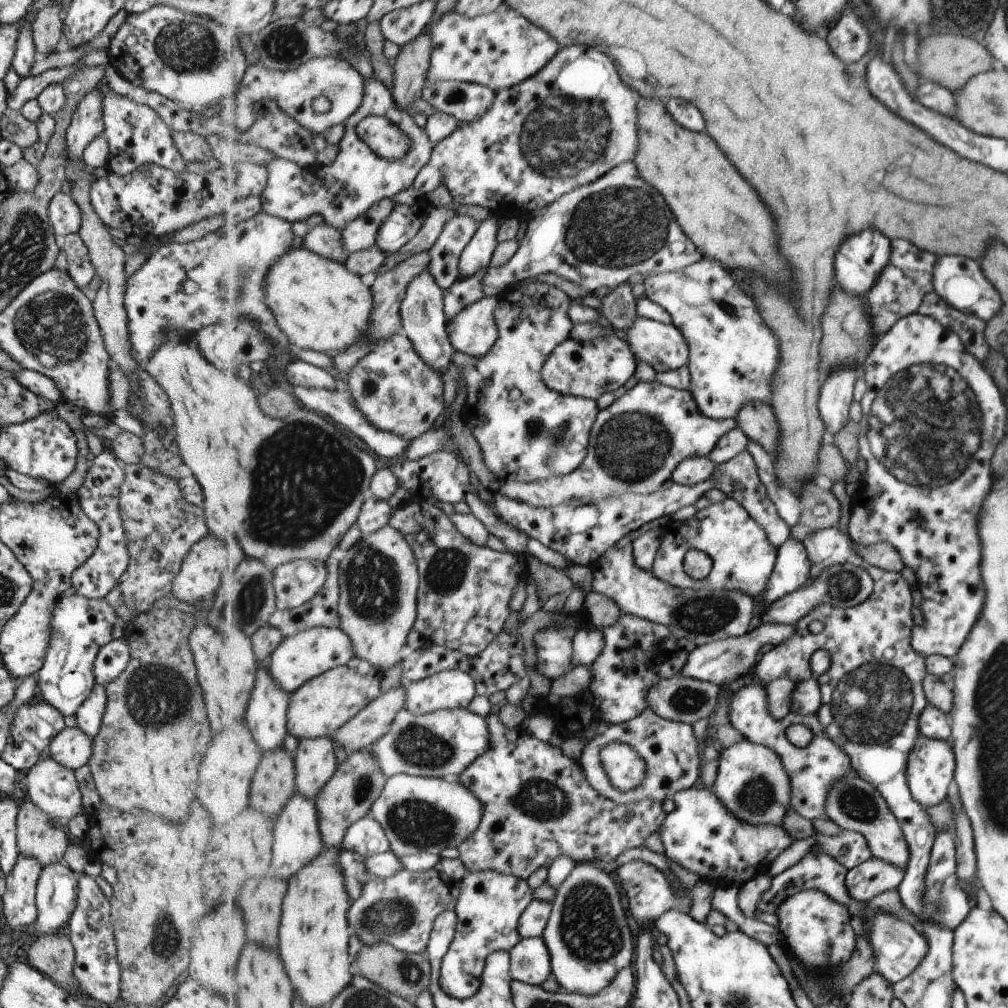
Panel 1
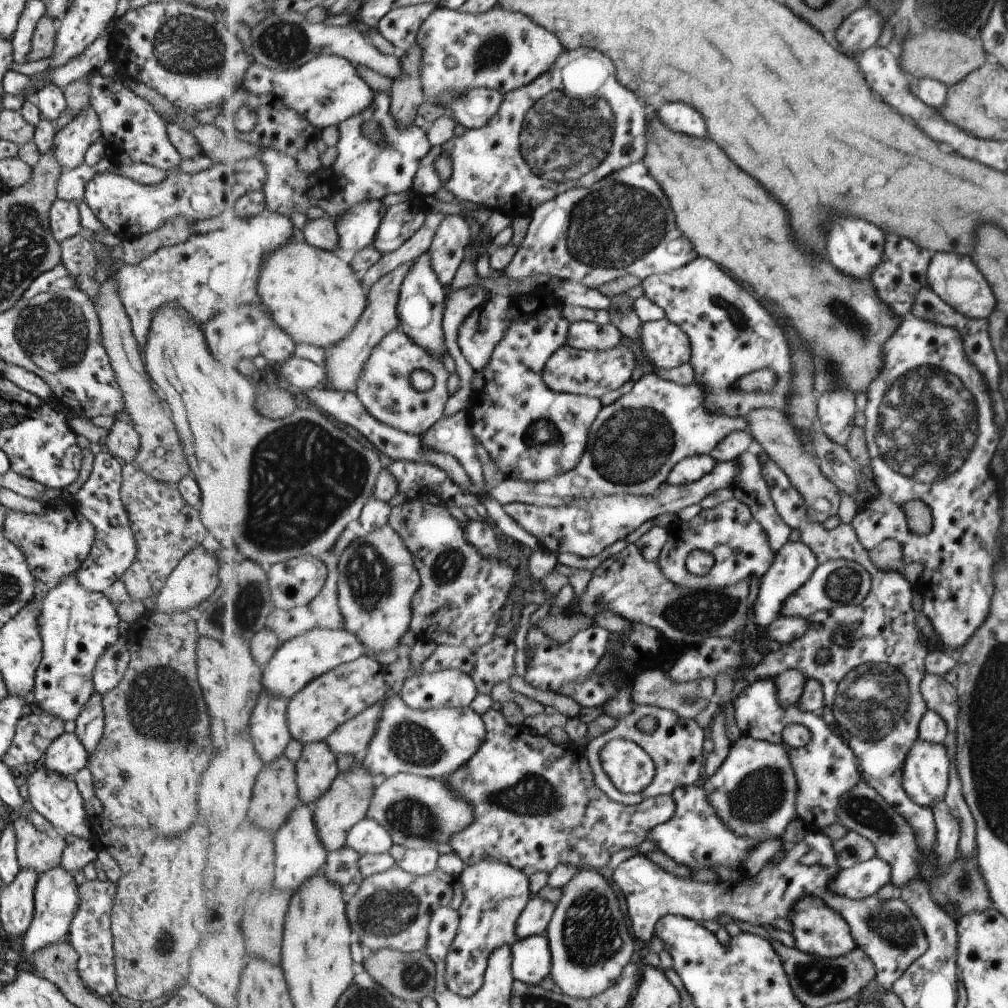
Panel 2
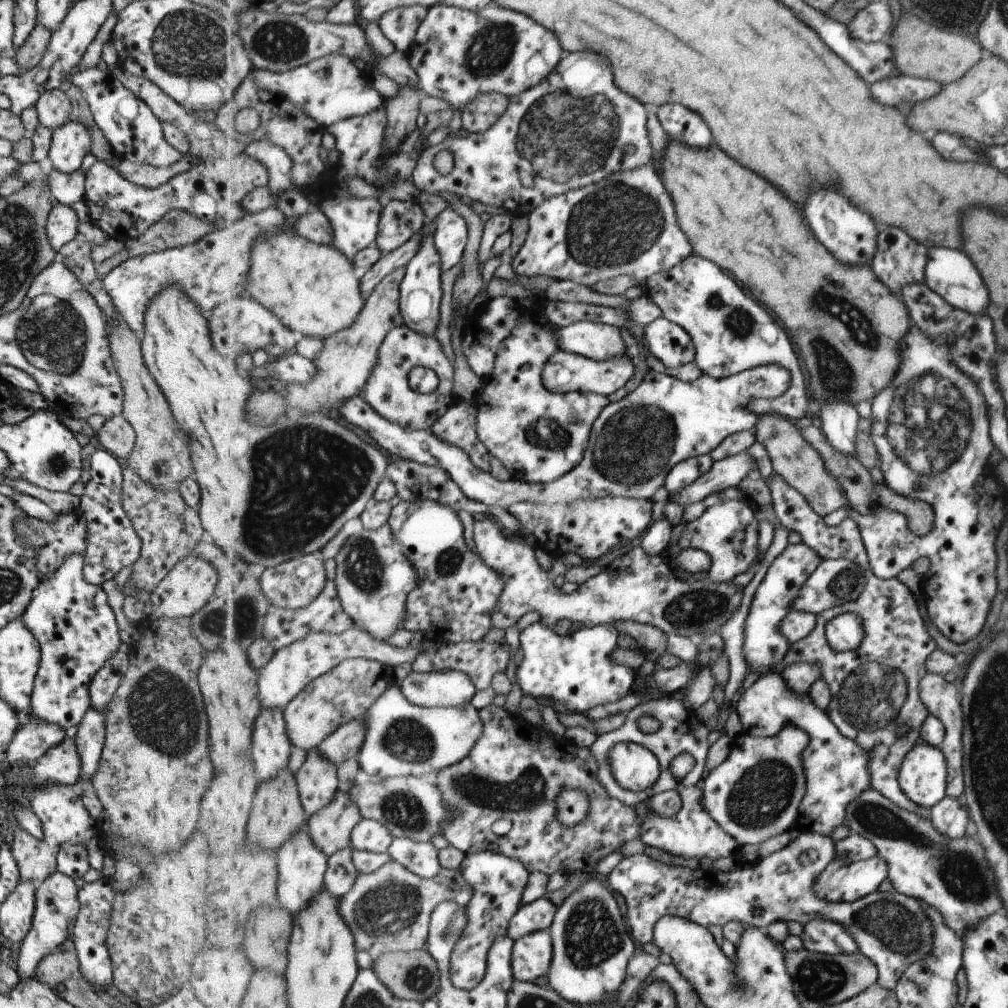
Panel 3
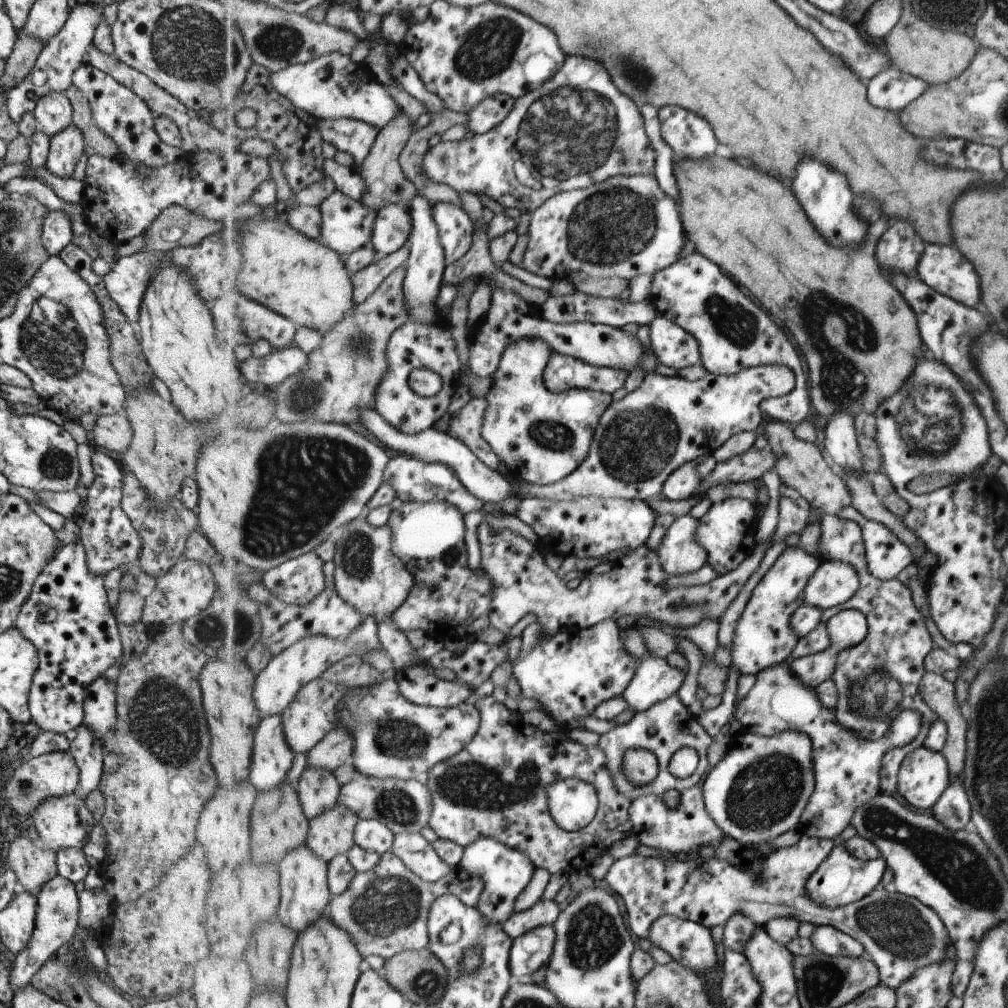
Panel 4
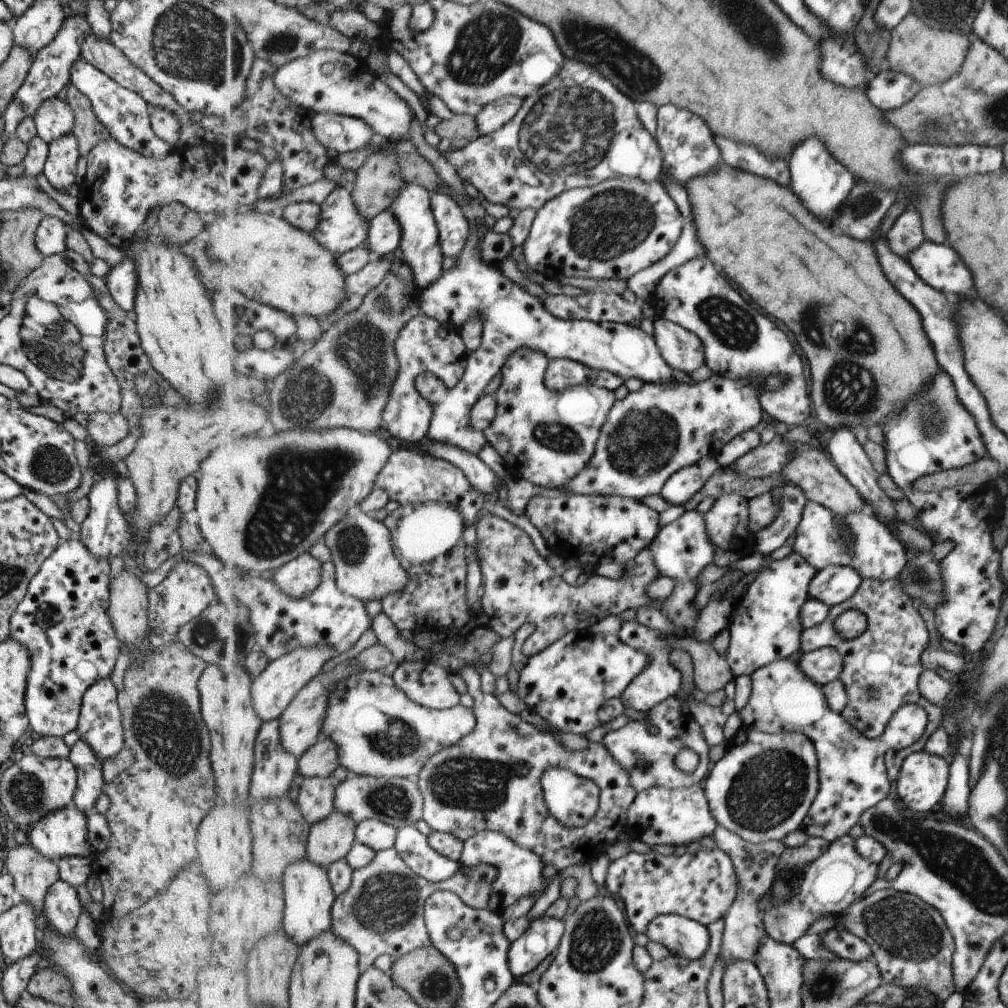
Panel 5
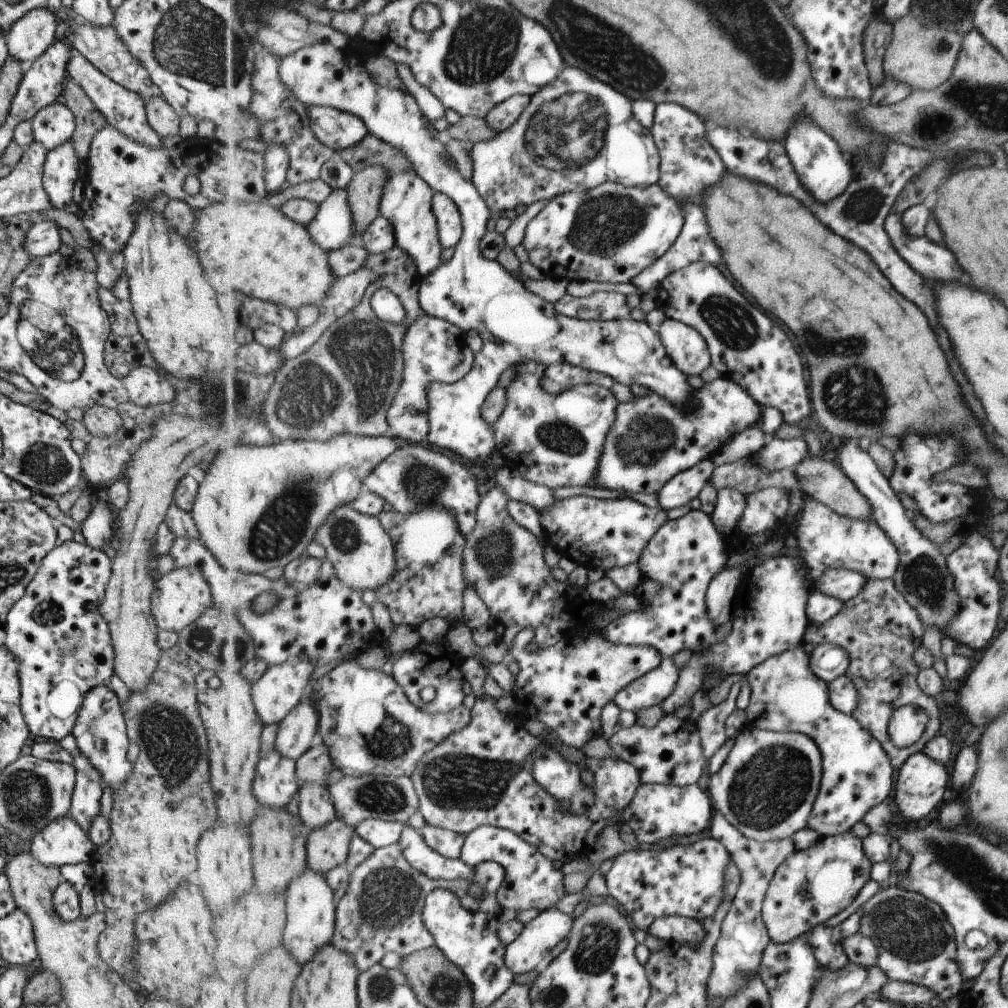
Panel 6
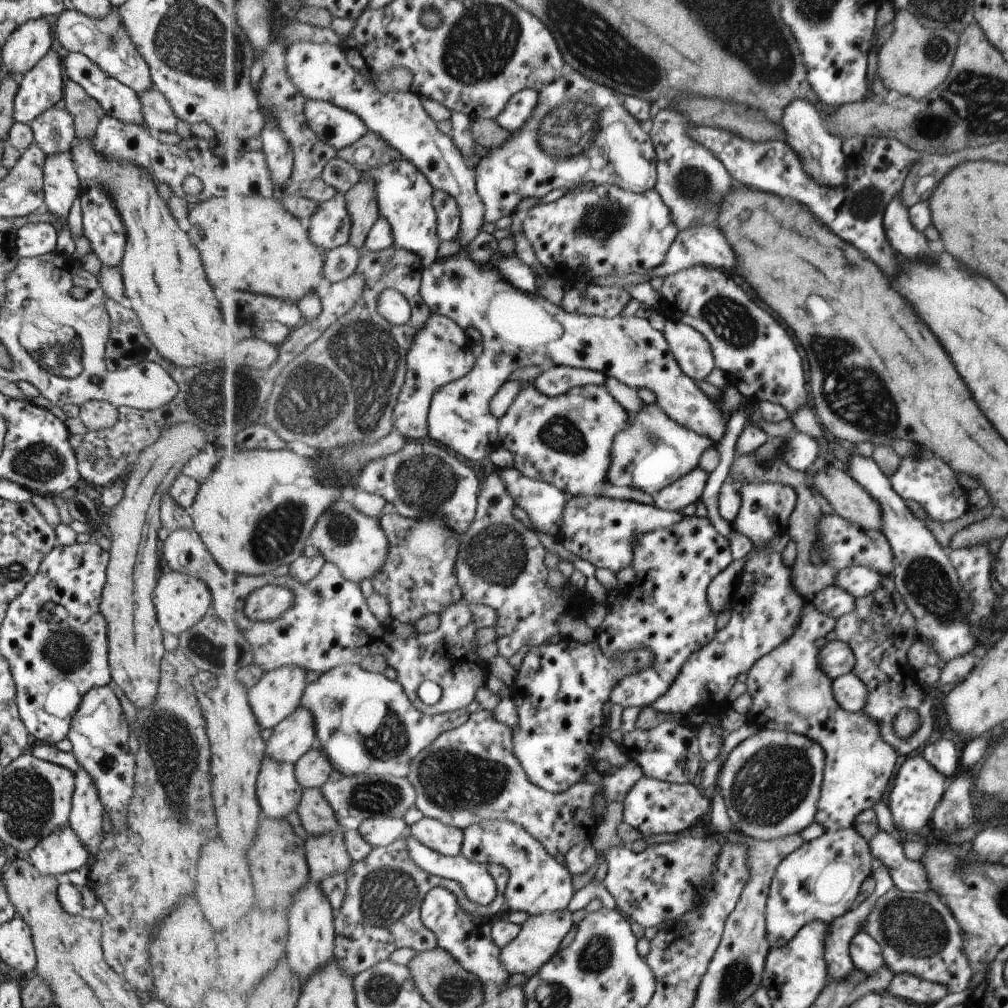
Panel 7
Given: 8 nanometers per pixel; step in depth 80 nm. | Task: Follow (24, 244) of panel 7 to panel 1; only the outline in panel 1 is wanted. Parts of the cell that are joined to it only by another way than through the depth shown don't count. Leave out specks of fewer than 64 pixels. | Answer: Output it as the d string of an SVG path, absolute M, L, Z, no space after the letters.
M58 191L48 203L47 215L54 237L58 240L67 234L78 233L80 211L69 193Z

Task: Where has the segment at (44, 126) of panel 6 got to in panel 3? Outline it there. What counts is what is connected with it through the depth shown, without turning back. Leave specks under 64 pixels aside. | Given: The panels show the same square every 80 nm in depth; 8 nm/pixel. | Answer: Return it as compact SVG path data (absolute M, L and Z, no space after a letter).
M59 89L42 92L34 104L38 122L55 130L69 120L70 102L65 93Z

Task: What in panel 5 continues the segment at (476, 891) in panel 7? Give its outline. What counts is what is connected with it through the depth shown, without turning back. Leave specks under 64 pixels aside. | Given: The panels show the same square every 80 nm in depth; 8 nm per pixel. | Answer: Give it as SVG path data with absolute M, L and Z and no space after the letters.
M414 826L398 830L395 848L404 857L412 872L438 883L462 872L463 865L438 853L430 844L428 836Z

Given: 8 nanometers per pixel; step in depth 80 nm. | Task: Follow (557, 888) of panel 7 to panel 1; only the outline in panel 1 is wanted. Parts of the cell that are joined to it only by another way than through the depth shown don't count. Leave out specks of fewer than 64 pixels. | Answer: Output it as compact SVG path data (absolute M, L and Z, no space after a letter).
M496 871L469 872L460 887L455 910L458 914L458 927L442 962L440 983L449 996L468 999L475 996L482 985L488 957L497 951L511 952L522 941L517 930L519 918L533 902L533 892L528 880Z

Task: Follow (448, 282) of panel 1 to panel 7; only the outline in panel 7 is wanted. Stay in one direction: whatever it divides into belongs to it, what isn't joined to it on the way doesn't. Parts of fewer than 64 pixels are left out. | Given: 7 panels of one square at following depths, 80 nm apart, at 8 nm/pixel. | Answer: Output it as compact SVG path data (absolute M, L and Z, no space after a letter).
M436 191L433 204L437 211L440 239L447 240L447 242L456 240L462 225L460 205L453 196L445 191Z

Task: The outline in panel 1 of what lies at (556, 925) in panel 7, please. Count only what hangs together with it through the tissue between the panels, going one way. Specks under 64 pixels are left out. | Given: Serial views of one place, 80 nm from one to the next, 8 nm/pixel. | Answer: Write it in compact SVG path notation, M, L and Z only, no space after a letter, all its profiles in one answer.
M543 936L523 939L512 948L510 955L510 972L515 981L541 986L553 973L552 955Z

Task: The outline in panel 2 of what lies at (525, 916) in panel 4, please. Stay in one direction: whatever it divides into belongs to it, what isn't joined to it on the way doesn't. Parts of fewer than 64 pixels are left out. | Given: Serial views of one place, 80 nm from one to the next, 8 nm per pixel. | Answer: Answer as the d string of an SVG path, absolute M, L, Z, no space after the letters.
M533 896L517 919L517 938L526 939L530 936L547 934L546 930L553 918L555 909L555 904L539 896Z

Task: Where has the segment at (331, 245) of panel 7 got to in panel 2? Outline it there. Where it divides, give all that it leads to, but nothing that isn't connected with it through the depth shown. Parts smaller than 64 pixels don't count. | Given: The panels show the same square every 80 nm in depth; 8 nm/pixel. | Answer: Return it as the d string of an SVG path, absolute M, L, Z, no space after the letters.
M380 200L367 201L337 218L336 227L340 236L337 254L342 259L350 262L358 252L376 242L387 208Z

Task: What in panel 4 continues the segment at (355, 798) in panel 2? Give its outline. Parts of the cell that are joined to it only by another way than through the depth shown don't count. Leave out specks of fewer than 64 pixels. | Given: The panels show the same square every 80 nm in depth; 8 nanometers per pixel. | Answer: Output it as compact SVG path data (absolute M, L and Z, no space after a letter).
M343 805L310 820L308 845L328 863L339 855L347 855L356 844L356 826L360 816Z

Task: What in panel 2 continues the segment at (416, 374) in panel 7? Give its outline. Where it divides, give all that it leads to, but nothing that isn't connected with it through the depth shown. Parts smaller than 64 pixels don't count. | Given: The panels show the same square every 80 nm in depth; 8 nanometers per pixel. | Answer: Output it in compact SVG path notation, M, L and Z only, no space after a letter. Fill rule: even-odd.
M397 329L390 332L372 352L356 393L365 408L383 424L406 433L424 435L445 414L445 406L451 398L447 388L449 374L445 364L433 357L428 349L421 348L408 333ZM418 370L434 376L435 384L430 391L418 391L412 383L412 374Z

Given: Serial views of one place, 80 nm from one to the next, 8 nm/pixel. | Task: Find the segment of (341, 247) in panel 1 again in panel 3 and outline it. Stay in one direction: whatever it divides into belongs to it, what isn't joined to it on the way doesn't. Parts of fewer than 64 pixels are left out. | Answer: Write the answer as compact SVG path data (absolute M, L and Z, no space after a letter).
M313 207L295 224L297 233L320 245L331 245L334 242L334 228L328 216L321 208Z

